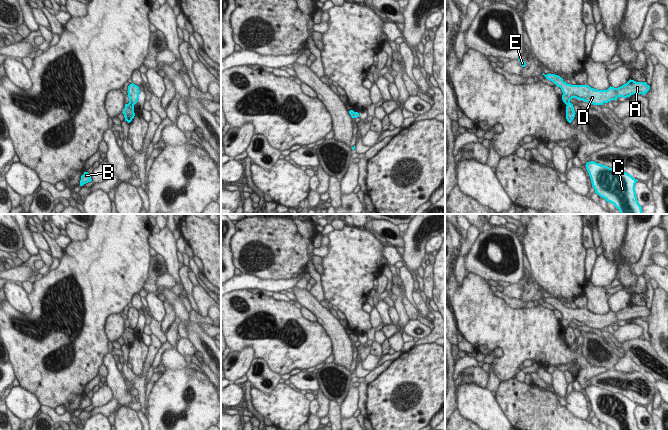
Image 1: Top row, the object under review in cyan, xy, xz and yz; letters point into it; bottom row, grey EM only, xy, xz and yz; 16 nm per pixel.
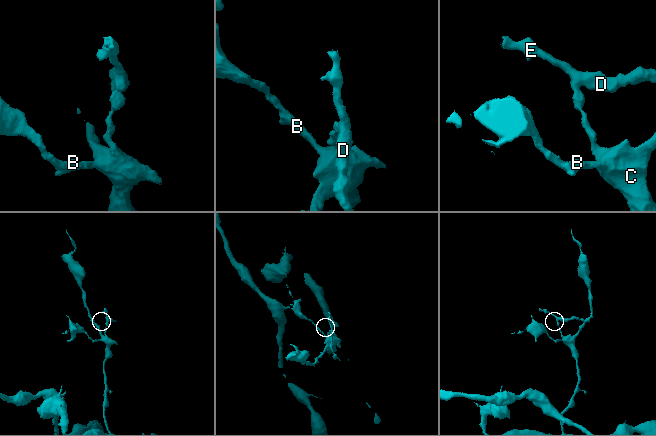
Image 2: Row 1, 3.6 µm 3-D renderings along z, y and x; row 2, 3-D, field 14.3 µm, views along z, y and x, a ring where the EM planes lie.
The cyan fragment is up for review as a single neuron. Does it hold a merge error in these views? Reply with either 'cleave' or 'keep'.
cleave

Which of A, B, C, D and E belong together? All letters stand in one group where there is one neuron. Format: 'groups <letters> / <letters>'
groups A D E / B C

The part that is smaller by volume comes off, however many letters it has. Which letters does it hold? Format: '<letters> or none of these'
A, D, E

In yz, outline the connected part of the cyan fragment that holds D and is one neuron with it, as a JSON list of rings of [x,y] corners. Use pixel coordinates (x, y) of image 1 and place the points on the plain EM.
[[[543,297],[542,299],[561,312],[563,316],[562,324],[566,329],[570,327],[572,322],[583,324],[593,329],[603,329],[611,324],[617,324],[618,321],[627,322],[633,318],[645,319],[650,313],[646,306],[636,306],[630,303],[626,308],[618,312],[610,310],[607,314],[597,314],[589,309],[567,308],[560,300],[555,298],[545,299]]]

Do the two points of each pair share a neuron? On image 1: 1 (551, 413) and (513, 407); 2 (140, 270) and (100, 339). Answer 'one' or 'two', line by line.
1: one
2: one

